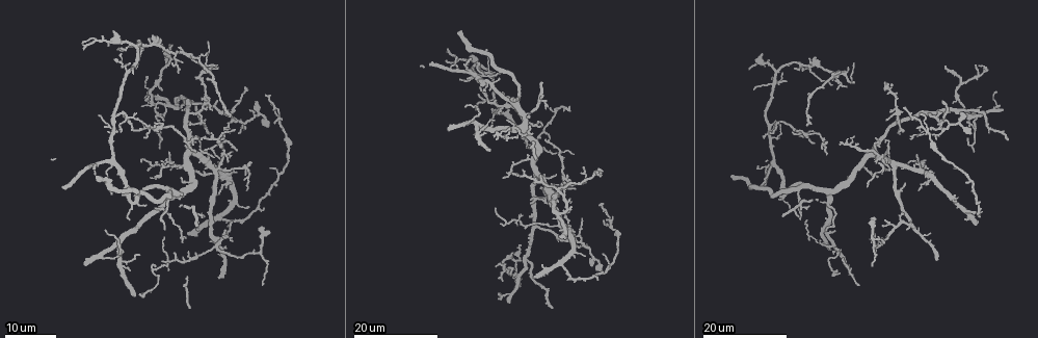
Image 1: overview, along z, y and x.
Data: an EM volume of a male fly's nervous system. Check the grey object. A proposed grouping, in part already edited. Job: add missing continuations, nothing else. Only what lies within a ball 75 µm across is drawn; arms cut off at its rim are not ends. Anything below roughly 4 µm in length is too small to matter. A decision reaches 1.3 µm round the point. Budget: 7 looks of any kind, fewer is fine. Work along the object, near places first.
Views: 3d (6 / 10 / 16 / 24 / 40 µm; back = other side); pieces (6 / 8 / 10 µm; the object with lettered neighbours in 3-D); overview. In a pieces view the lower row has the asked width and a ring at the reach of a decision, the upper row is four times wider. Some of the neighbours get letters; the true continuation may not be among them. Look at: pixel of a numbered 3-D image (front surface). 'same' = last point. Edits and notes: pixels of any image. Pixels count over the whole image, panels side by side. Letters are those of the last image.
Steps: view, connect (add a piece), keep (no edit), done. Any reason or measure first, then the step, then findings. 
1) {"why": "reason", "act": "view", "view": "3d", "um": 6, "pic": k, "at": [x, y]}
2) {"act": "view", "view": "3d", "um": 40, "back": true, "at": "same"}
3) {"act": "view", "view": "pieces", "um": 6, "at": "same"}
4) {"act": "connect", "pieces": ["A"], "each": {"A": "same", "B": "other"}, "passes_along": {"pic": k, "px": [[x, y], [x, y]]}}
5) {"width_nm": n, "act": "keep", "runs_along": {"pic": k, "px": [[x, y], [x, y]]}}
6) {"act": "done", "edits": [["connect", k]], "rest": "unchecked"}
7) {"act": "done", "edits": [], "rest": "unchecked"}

{"why": "thin end", "act": "view", "view": "3d", "um": 16, "pic": 1, "at": [801, 218]}

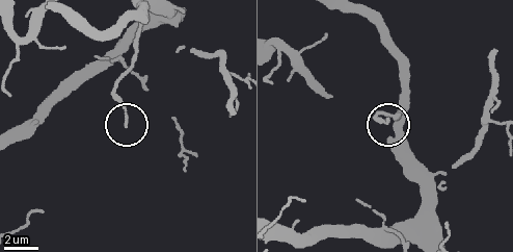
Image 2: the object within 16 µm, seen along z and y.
{"act": "view", "view": "pieces", "um": 8, "pic": 2, "at": [388, 121]}

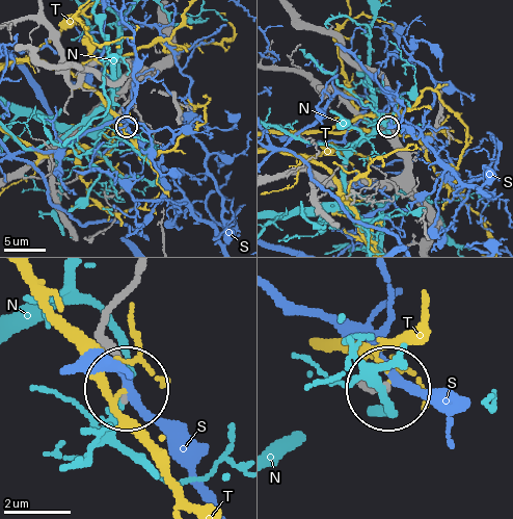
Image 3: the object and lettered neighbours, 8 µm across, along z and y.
{"act": "keep", "each": {"N": "other", "S": "other", "T": "other"}, "found": "no lettered piece goes on from it"}

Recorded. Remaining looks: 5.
{"why": "free end", "act": "view", "view": "3d", "um": 16, "pic": 1, "at": [784, 217]}

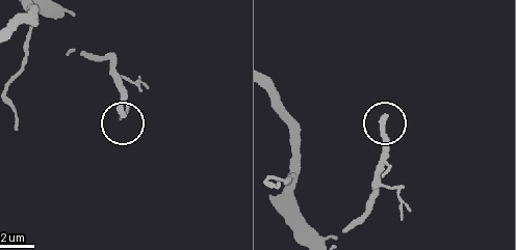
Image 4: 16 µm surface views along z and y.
{"act": "view", "view": "pieces", "um": 10, "pic": 4, "at": [383, 117]}

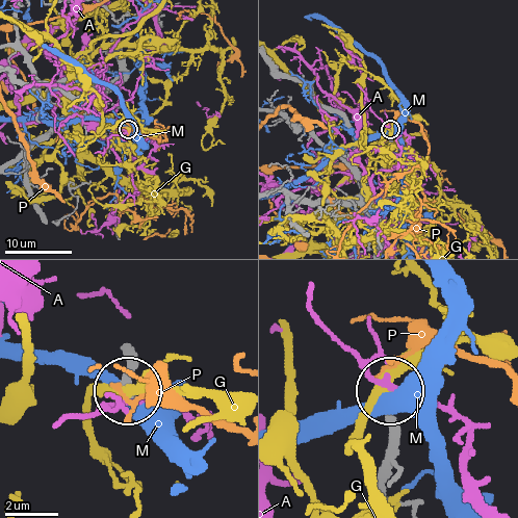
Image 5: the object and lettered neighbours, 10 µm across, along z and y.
{"width_nm": 310, "act": "keep", "each": {"A": "other", "G": "other", "M": "other", "P": "other"}, "found": "no lettered piece goes on from it"}

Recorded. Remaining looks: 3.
{"why": "branch stops here", "act": "view", "view": "3d", "um": 16, "pic": 1, "at": [848, 68]}

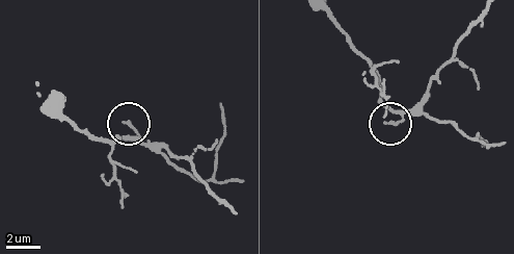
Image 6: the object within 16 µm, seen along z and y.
{"act": "view", "view": "pieces", "um": 8, "pic": 6, "at": [386, 123]}

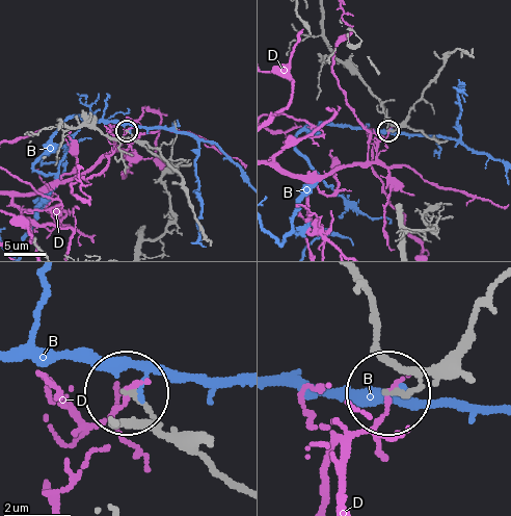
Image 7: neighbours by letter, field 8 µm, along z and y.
{"act": "keep", "each": {"B": "other", "D": "other"}, "runs_along": {"pic": 7, "px": [[322, 17], [329, 49], [377, 99], [394, 126], [387, 130]]}, "found": "no lettered piece goes on from it"}

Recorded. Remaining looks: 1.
{"act": "done", "edits": [], "rest": "unchecked"}

